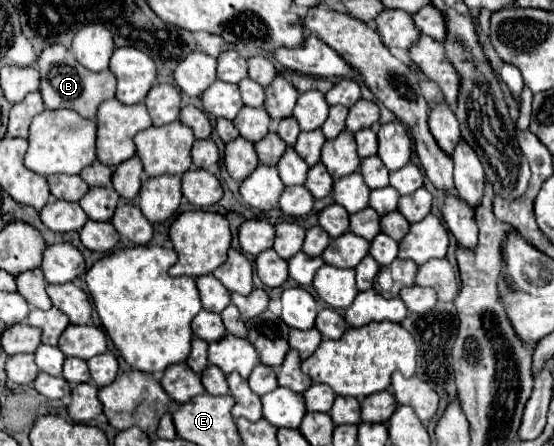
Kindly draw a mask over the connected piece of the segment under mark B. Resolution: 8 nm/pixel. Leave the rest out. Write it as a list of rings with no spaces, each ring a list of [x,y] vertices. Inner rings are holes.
[[[48,46],[42,52],[36,68],[42,74],[40,94],[44,98],[46,108],[50,108],[50,110],[72,108],[78,114],[82,114],[84,118],[96,118],[98,106],[104,100],[114,98],[114,94],[116,94],[116,78],[110,70],[90,72],[84,66],[78,66],[78,62],[74,62],[74,54],[70,54],[70,50],[64,46]]]

